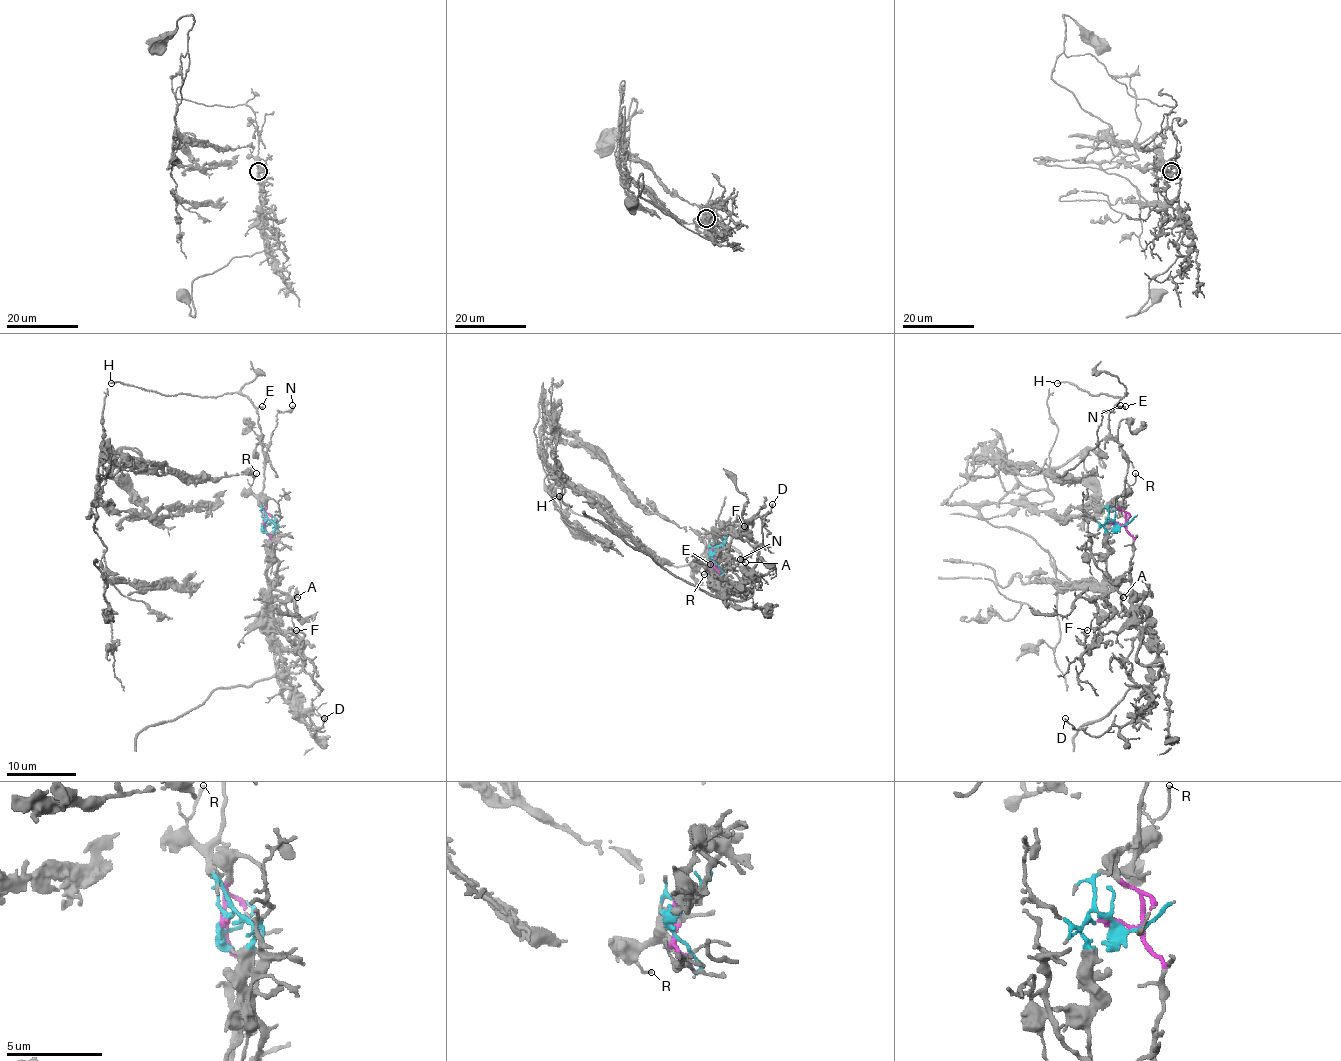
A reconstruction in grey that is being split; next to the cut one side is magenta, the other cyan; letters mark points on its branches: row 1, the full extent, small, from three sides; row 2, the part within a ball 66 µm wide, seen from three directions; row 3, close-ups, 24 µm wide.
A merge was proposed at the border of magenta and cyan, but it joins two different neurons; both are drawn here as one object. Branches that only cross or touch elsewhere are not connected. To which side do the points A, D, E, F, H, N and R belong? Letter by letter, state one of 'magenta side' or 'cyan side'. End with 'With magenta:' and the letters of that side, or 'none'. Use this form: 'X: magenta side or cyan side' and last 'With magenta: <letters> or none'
A: magenta side
D: magenta side
E: cyan side
F: magenta side
H: cyan side
N: cyan side
R: cyan side
With magenta: A, D, F

